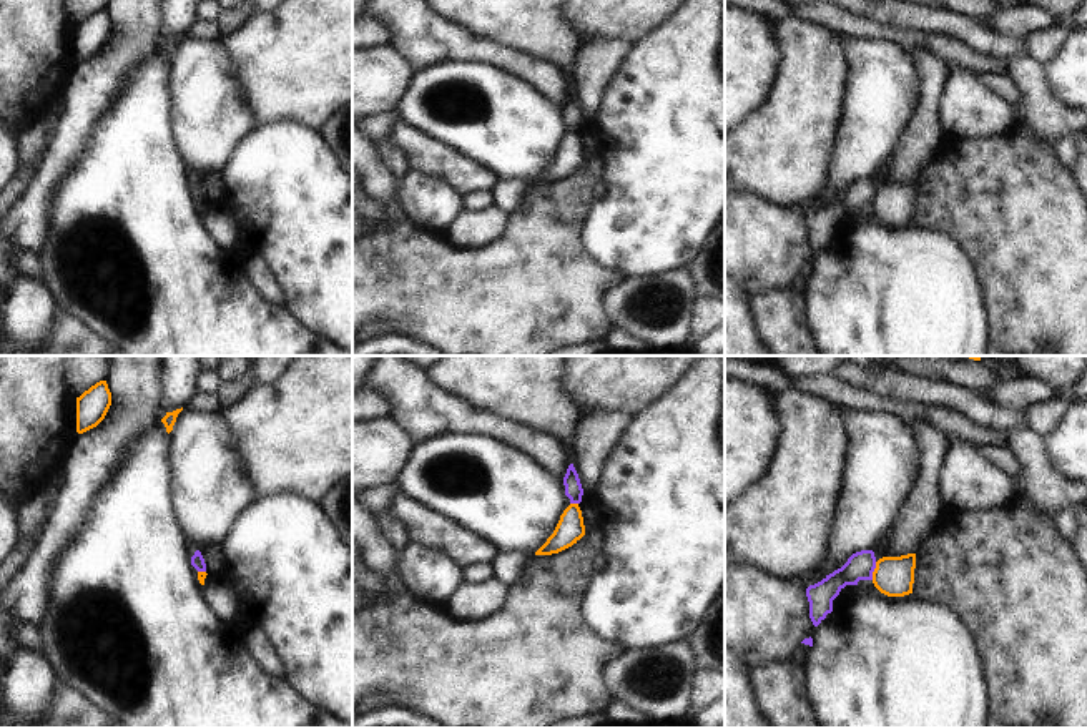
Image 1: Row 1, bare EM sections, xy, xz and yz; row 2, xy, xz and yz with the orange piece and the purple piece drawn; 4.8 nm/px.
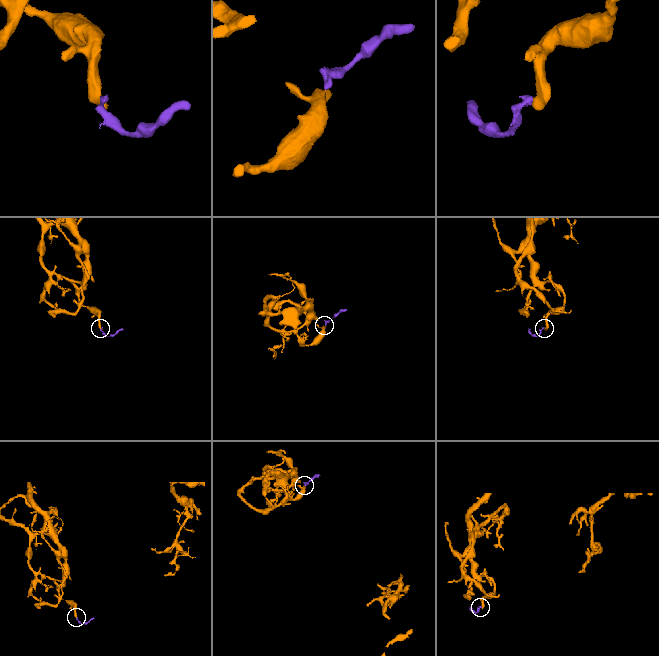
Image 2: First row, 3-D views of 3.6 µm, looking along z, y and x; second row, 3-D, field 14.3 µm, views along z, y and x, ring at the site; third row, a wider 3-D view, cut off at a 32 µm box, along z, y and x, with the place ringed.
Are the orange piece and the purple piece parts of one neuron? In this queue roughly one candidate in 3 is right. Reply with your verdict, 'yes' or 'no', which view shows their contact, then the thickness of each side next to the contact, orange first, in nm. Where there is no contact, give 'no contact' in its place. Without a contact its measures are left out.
no; meets orange in yz; 190 nm thick on the orange side, 140 nm on the other

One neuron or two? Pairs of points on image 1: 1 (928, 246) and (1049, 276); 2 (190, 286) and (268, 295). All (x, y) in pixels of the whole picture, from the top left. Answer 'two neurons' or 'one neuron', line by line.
1: two neurons
2: two neurons

